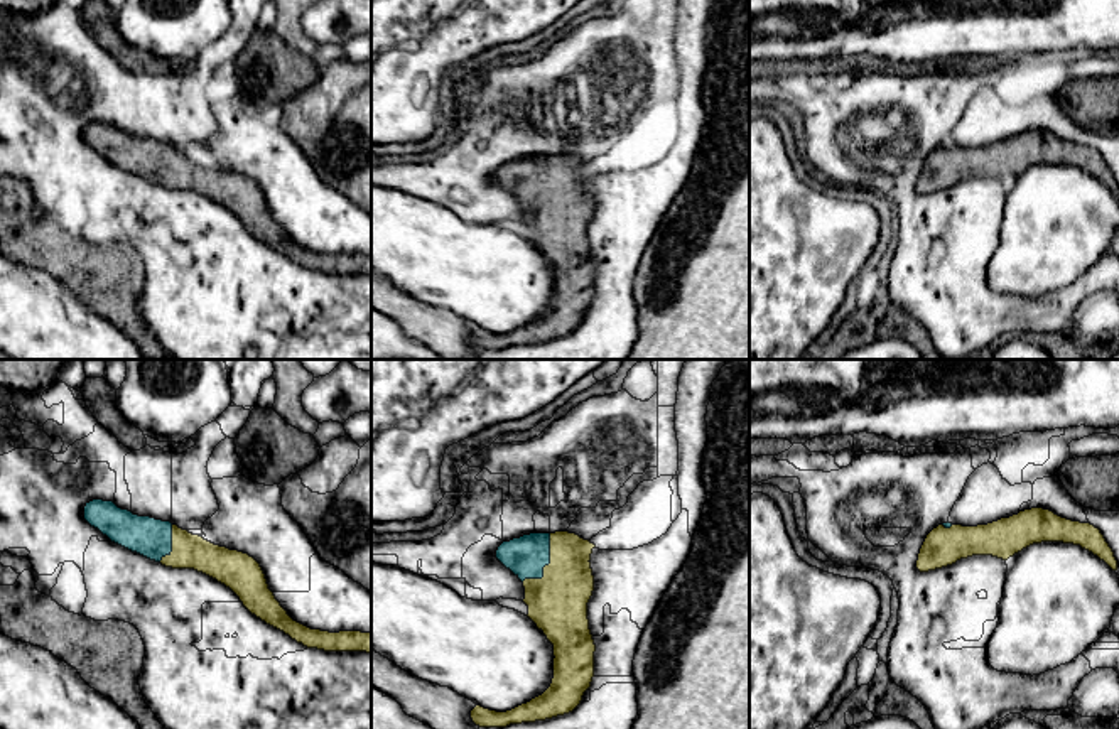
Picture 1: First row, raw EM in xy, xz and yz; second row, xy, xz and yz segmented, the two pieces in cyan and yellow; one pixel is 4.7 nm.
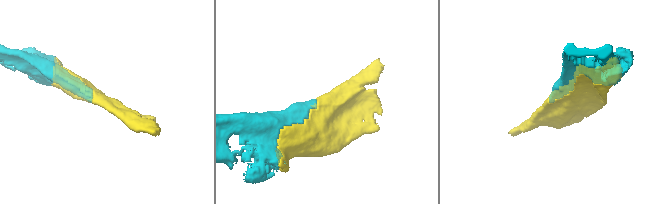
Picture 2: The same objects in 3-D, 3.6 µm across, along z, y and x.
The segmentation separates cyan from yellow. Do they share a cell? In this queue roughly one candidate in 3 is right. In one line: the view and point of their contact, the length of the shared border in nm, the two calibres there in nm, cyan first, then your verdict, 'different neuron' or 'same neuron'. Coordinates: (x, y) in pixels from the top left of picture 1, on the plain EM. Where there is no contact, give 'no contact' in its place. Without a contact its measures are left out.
contact xz (545, 186); length 280 nm; calibres 190 and 280 nm; same neuron

